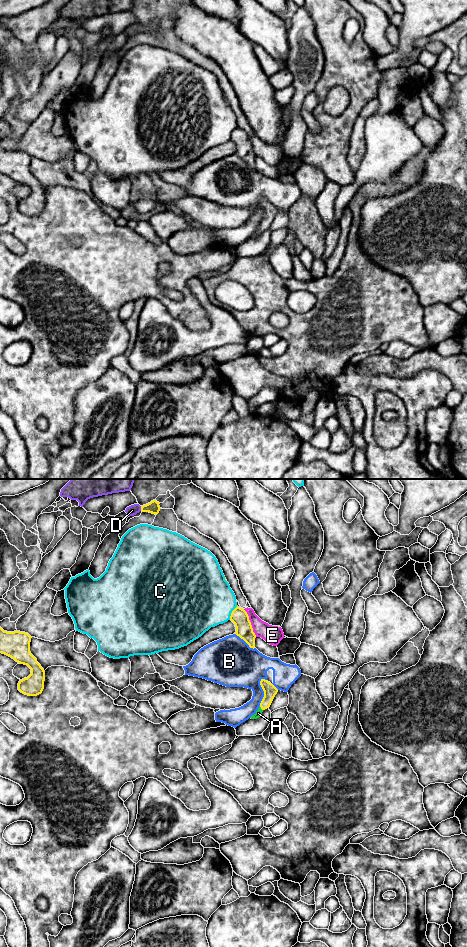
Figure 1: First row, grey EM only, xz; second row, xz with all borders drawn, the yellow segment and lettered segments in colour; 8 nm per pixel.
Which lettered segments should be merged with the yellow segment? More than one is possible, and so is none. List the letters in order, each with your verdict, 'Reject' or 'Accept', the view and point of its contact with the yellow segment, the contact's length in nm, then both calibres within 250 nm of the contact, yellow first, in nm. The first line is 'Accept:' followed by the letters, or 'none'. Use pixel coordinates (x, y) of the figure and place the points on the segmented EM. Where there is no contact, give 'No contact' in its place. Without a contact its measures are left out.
Accept: A, D
A: Accept. Touches yellow at xz (261, 708). Shared border 50 nm. Thickness 100 nm (yellow) against 50 nm
B: Reject. Touches yellow at xz (263, 690). Shared border 220 nm. Thickness 100 nm (yellow) against 320 nm
C: Reject. Touches yellow at xz (231, 613). Shared border 130 nm. Thickness 140 nm (yellow) against 460 nm
D: Accept. Touches yellow at xz (141, 508). Shared border 40 nm. Thickness 100 nm (yellow) against 90 nm
E: Reject. Touches yellow at xz (250, 623). Shared border 240 nm. Thickness 140 nm (yellow) against 150 nm

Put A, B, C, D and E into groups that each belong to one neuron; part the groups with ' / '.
A D / B / C / E

